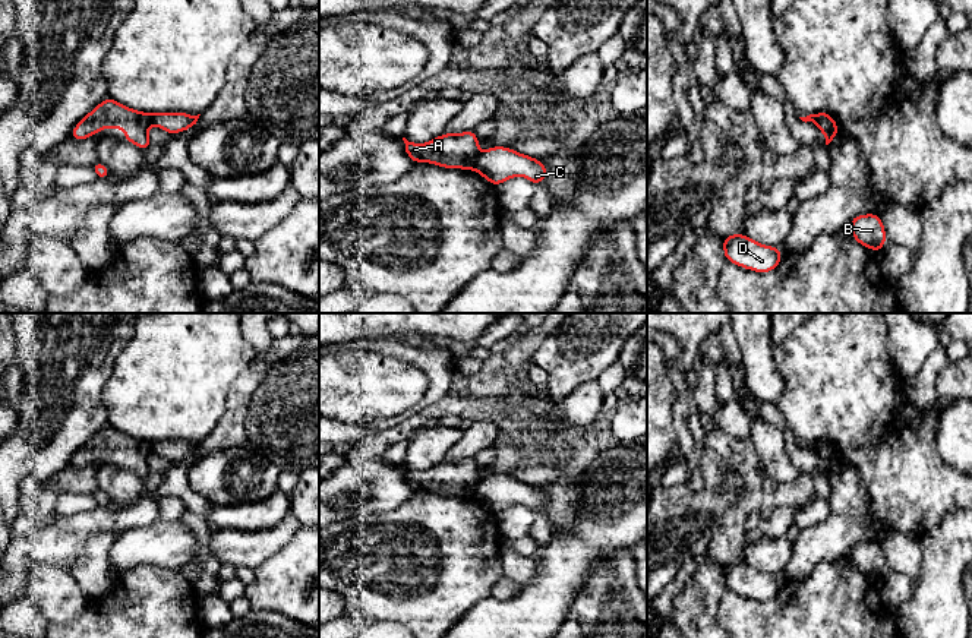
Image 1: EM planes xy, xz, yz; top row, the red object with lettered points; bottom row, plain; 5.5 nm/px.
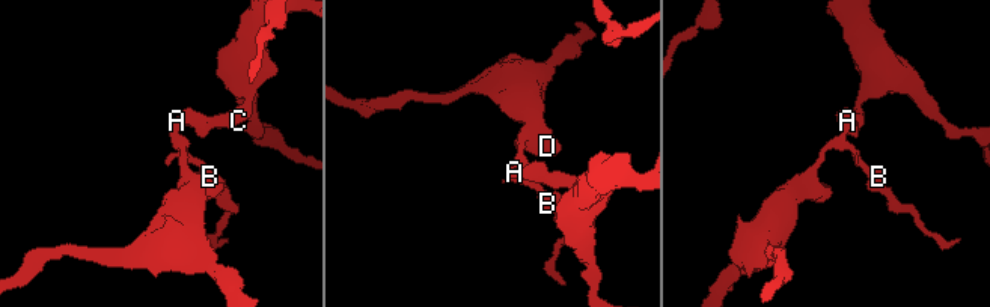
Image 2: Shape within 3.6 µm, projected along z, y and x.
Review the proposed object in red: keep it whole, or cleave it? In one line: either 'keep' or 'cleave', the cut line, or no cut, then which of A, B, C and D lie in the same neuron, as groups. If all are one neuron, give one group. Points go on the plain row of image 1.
cleave | xz (479, 480), (472, 496) | A B D / C

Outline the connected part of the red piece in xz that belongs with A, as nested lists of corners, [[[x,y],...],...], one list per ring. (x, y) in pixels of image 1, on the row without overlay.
[[[474,458],[463,461],[444,461],[426,471],[408,470],[403,465],[405,471],[407,484],[413,490],[430,490],[442,496],[460,496],[460,498],[473,498],[474,487],[479,481],[479,467]]]

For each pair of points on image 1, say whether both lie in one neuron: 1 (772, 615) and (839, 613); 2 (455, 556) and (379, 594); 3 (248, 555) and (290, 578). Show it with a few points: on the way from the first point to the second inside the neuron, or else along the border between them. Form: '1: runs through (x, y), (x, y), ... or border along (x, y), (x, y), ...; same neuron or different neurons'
1: runs through (788, 615), (823, 615); same neuron
2: runs through (436, 556), (425, 565), (409, 565), (398, 575); same neuron
3: border along (290, 542), (253, 568); different neurons

